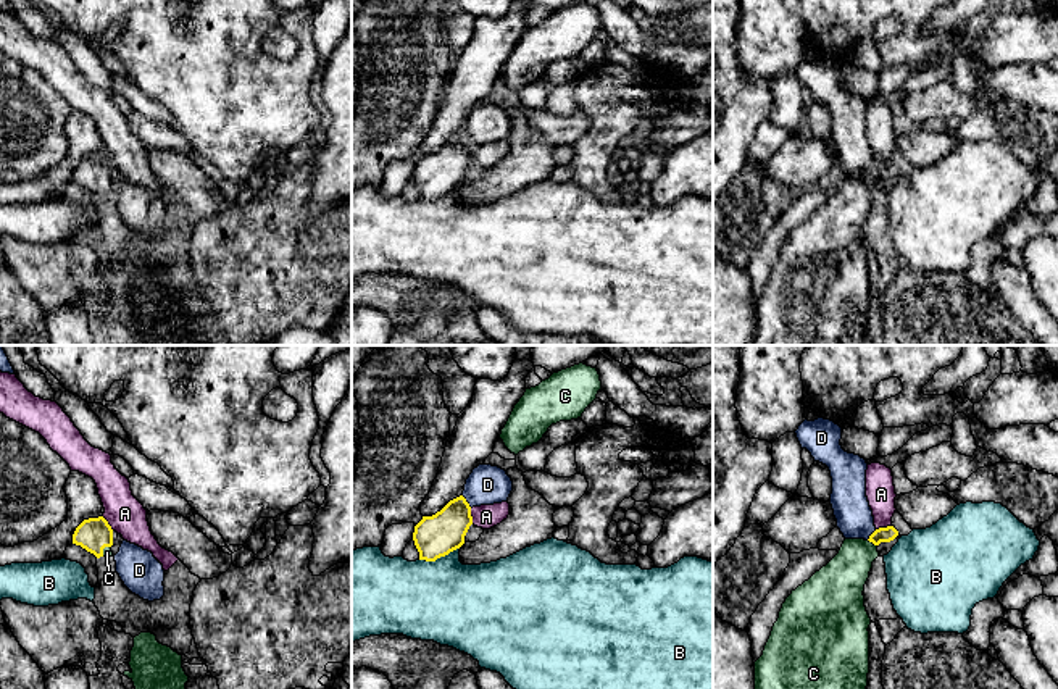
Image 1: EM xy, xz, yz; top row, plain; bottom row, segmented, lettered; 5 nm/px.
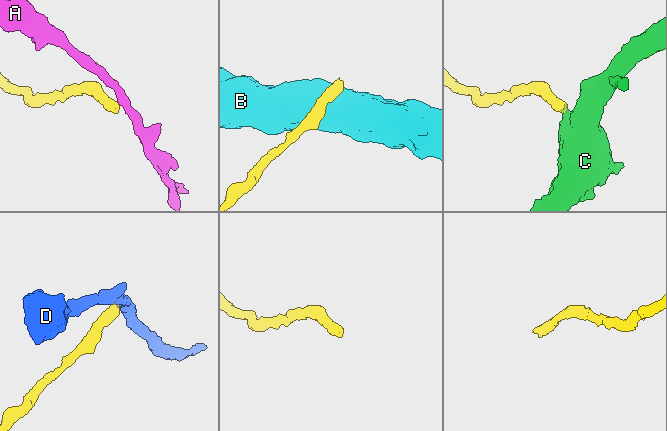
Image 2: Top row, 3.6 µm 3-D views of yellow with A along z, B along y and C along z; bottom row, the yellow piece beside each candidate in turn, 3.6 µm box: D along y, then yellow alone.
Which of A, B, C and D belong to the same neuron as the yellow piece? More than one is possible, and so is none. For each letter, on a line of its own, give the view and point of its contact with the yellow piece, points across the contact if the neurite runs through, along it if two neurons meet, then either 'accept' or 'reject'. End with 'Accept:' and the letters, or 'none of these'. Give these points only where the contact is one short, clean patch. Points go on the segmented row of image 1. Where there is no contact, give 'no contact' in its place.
A: xz (471, 517) | along xz (470, 509), (473, 523) | reject
B: xz (439, 557) | along xz (458, 547), (434, 560), (420, 560) | reject
C: yz (873, 542) | across yz (883, 534), (873, 542), (852, 563), (842, 580) | accept
D: xz (466, 502) | along xz (462, 496), (471, 507) | reject
Accept: C

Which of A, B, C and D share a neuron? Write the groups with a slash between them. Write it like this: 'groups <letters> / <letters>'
groups A / B / C / D

